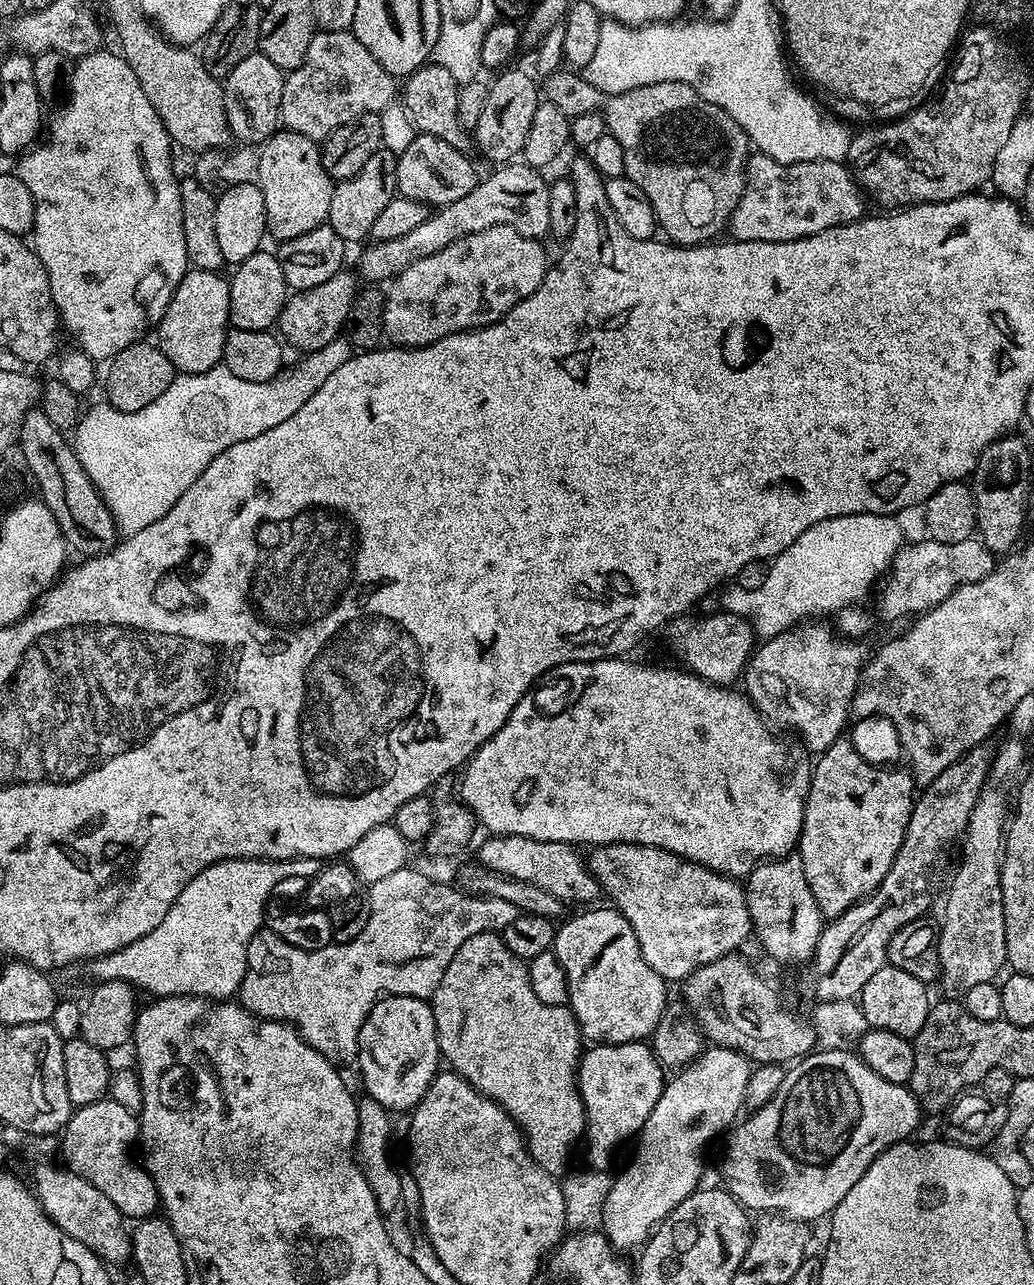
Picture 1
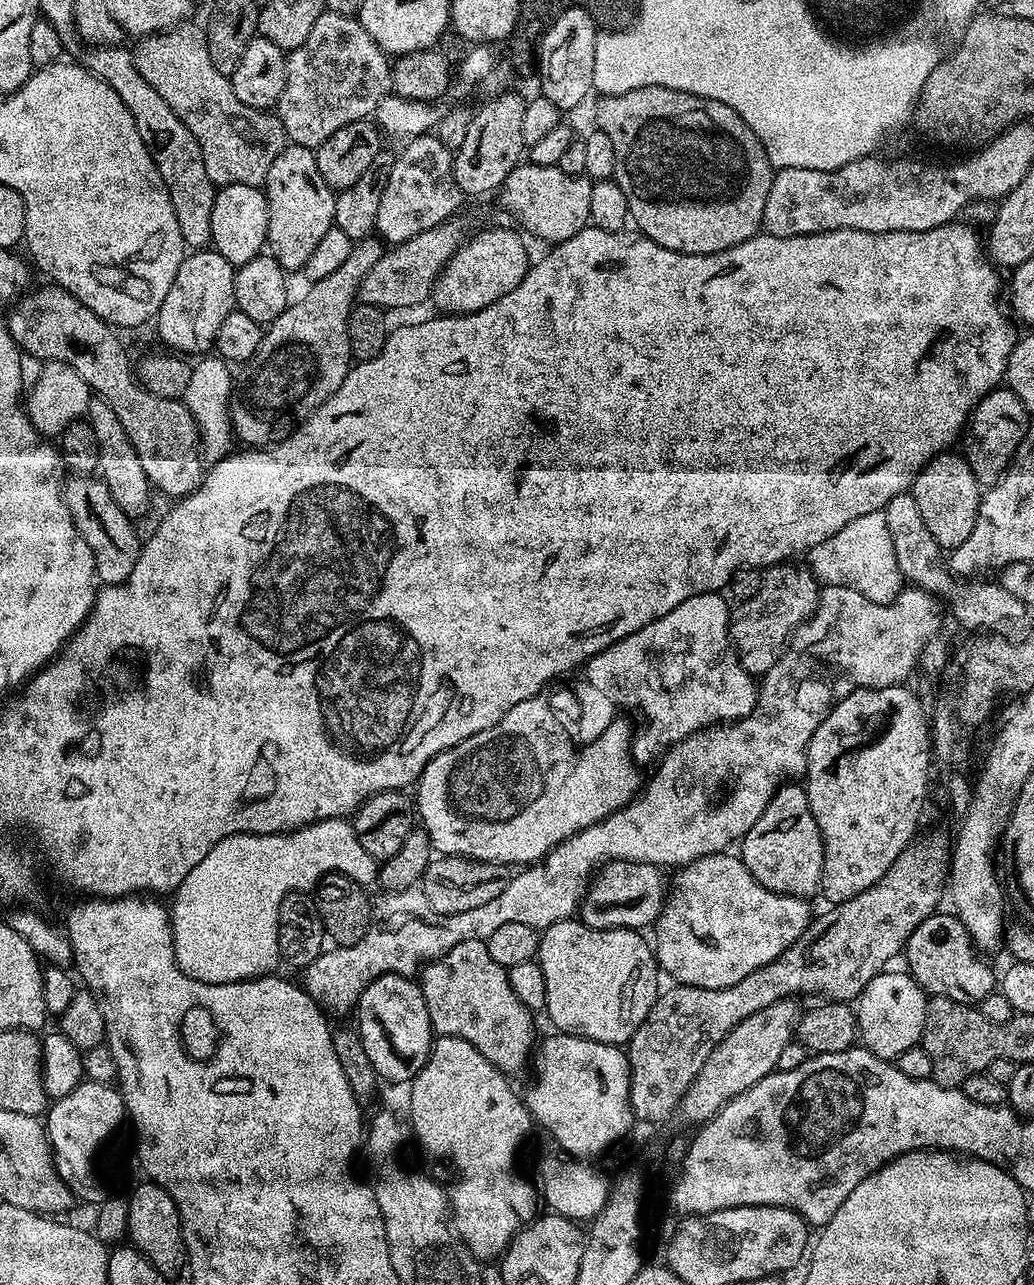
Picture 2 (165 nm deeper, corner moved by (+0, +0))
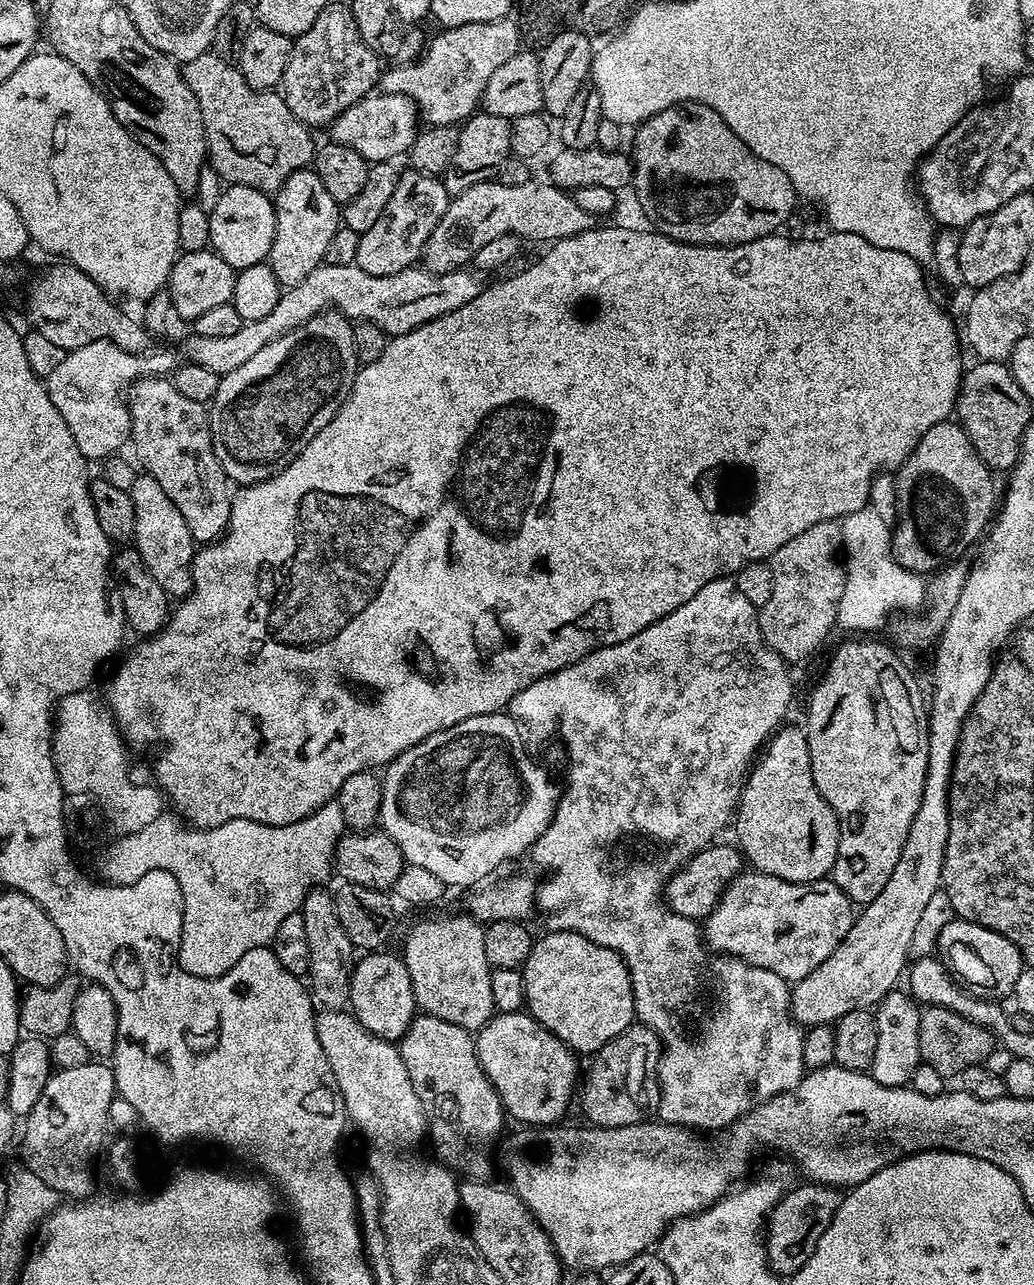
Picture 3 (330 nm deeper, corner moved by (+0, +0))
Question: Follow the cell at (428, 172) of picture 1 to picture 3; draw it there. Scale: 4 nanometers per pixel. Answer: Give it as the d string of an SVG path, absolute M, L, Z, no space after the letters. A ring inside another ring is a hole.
M407 171L400 172L398 186L394 186L394 194L378 222L374 222L370 230L360 233L355 264L366 270L366 274L385 276L413 267L423 257L426 242L430 234L434 234L434 226L438 226L442 214L446 214L450 193L443 179L425 172Z

